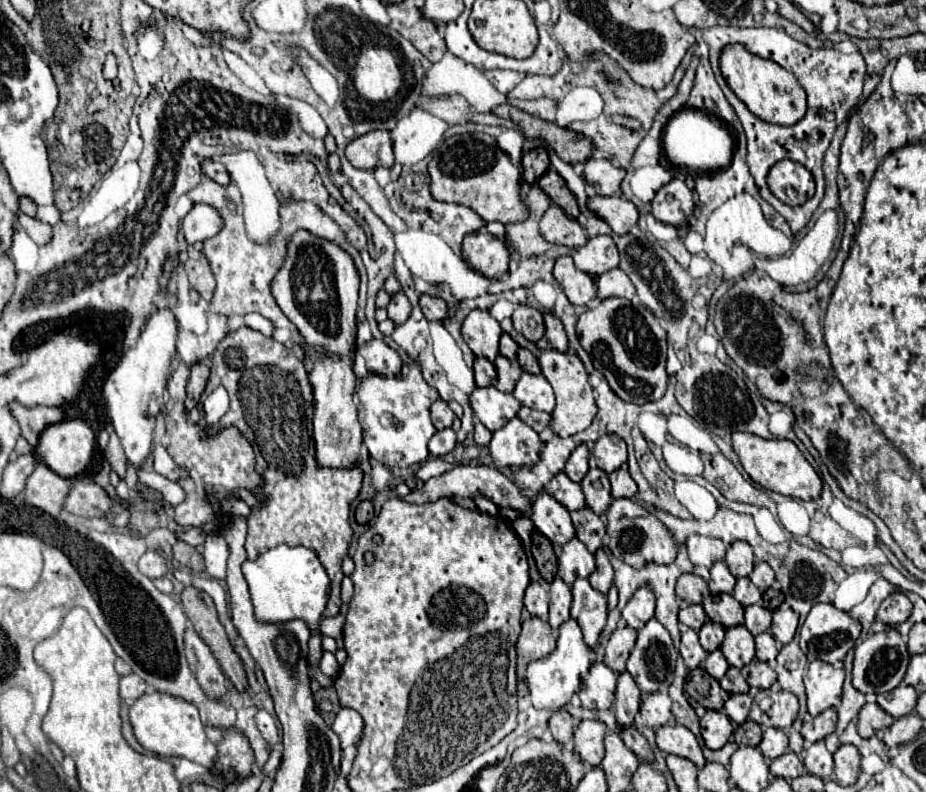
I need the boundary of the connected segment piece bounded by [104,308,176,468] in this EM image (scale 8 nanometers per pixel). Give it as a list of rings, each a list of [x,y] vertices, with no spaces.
[[[160,308],[146,322],[134,350],[126,352],[120,364],[110,372],[104,384],[110,420],[126,450],[126,458],[136,468],[144,468],[152,452],[152,432],[158,412],[164,408],[164,390],[172,372],[172,356],[176,350],[176,320],[172,308]]]

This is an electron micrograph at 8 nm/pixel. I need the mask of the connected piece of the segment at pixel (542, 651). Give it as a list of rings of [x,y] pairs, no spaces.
[[[532,616],[530,620],[522,622],[522,632],[516,642],[518,652],[518,696],[528,694],[526,684],[526,666],[532,660],[540,660],[548,656],[556,648],[556,638],[552,636],[552,628],[548,622]]]

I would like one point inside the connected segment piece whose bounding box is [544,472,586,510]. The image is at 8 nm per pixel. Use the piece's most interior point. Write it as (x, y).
(567, 492)

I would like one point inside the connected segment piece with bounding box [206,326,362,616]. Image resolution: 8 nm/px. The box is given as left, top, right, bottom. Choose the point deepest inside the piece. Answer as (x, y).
(270, 394)

